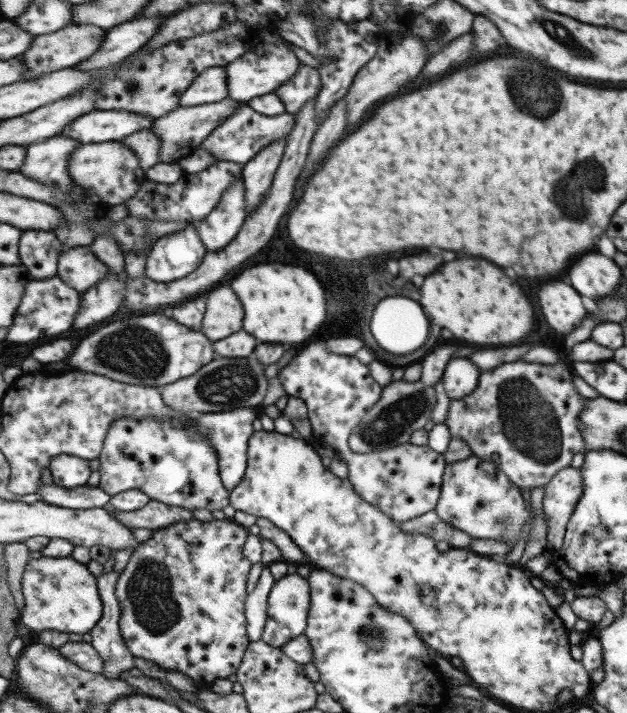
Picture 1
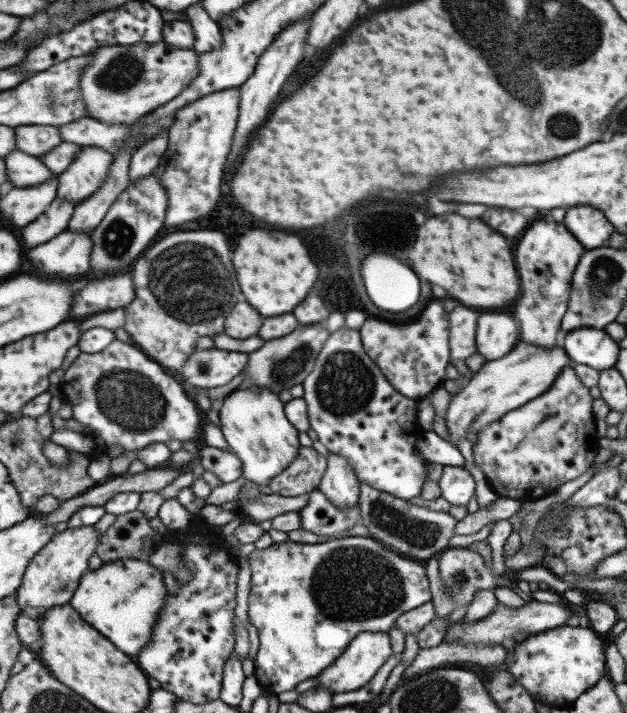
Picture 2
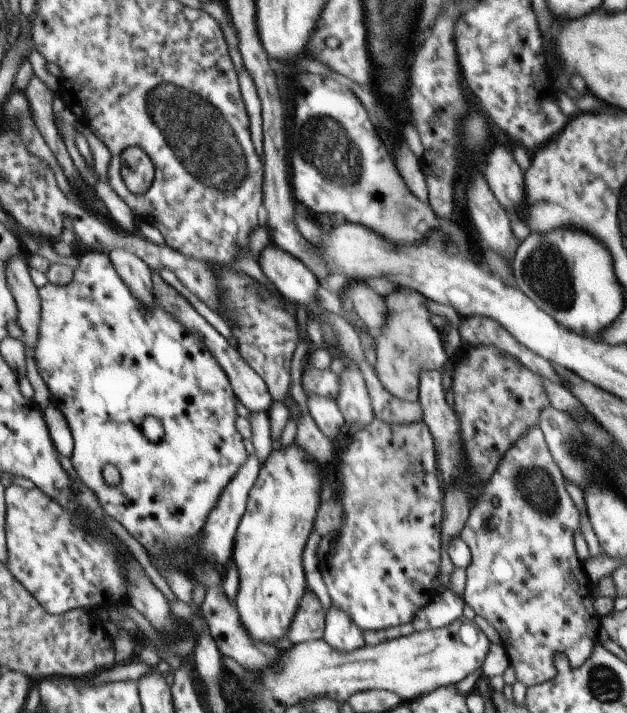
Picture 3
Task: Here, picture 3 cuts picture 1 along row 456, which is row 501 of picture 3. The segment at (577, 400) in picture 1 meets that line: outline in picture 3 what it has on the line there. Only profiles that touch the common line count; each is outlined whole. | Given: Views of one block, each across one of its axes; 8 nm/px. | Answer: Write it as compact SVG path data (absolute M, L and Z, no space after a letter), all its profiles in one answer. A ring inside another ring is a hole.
M531 425L519 439L505 451L500 458L495 470L491 473L489 480L485 482L480 497L475 504L470 506L467 520L464 520L463 528L459 531L459 538L465 543L470 552L470 561L464 568L465 585L462 597L467 606L473 610L477 616L482 616L493 626L498 634L498 642L504 648L508 656L509 664L513 667L516 680L521 682L526 688L536 685L555 676L555 667L553 667L553 654L563 652L568 658L569 666L574 669L581 666L587 657L591 654L594 644L597 642L597 631L600 628L600 618L594 611L592 602L596 594L593 592L588 576L583 570L582 564L573 549L573 534L579 532L579 512L575 509L571 498L565 491L563 477L555 461L551 458L548 446L546 445L542 430L538 425Z

